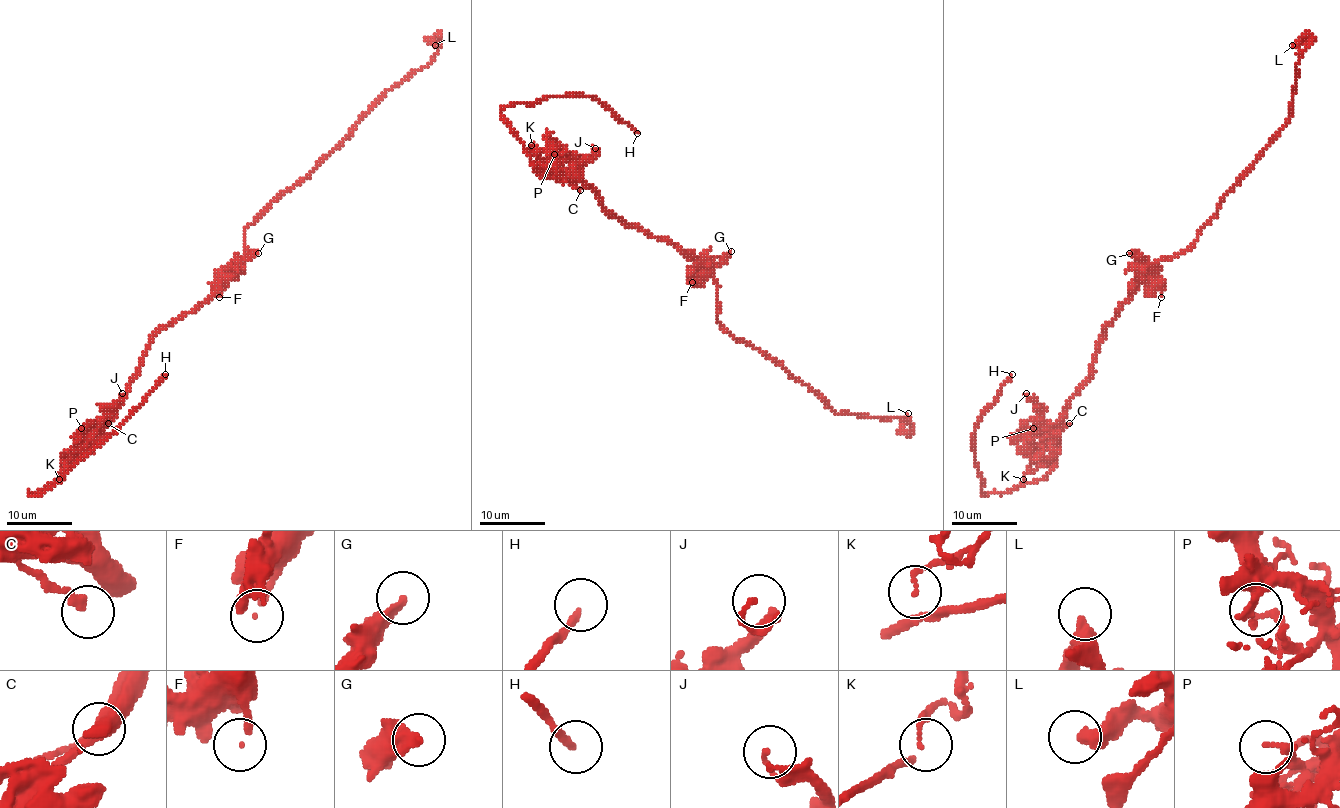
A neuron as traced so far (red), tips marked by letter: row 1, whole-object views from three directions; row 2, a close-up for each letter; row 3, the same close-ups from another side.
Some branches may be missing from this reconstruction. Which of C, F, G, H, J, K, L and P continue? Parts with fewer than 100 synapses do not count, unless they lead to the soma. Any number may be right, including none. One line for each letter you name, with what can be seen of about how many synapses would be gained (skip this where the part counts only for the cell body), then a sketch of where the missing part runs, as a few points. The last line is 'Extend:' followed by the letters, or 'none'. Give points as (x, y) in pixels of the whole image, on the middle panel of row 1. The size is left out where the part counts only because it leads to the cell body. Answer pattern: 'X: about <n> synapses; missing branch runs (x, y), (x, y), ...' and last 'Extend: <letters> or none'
H: missing branch runs (637, 133), (657, 148), (682, 151), (675, 146)
Extend: H

